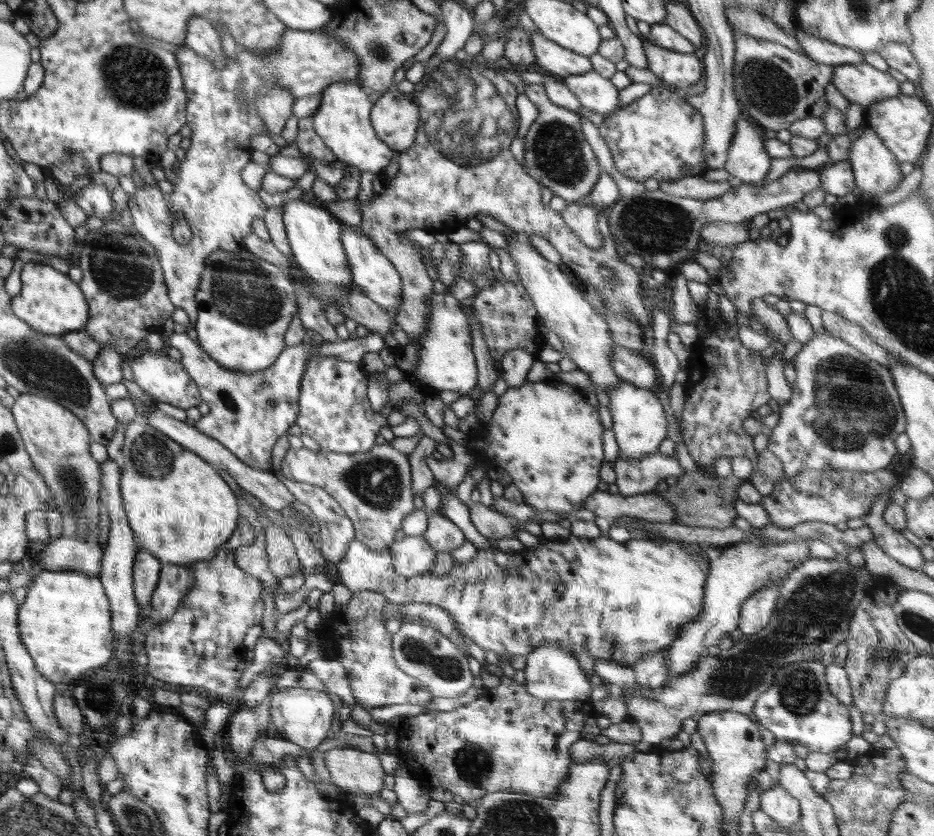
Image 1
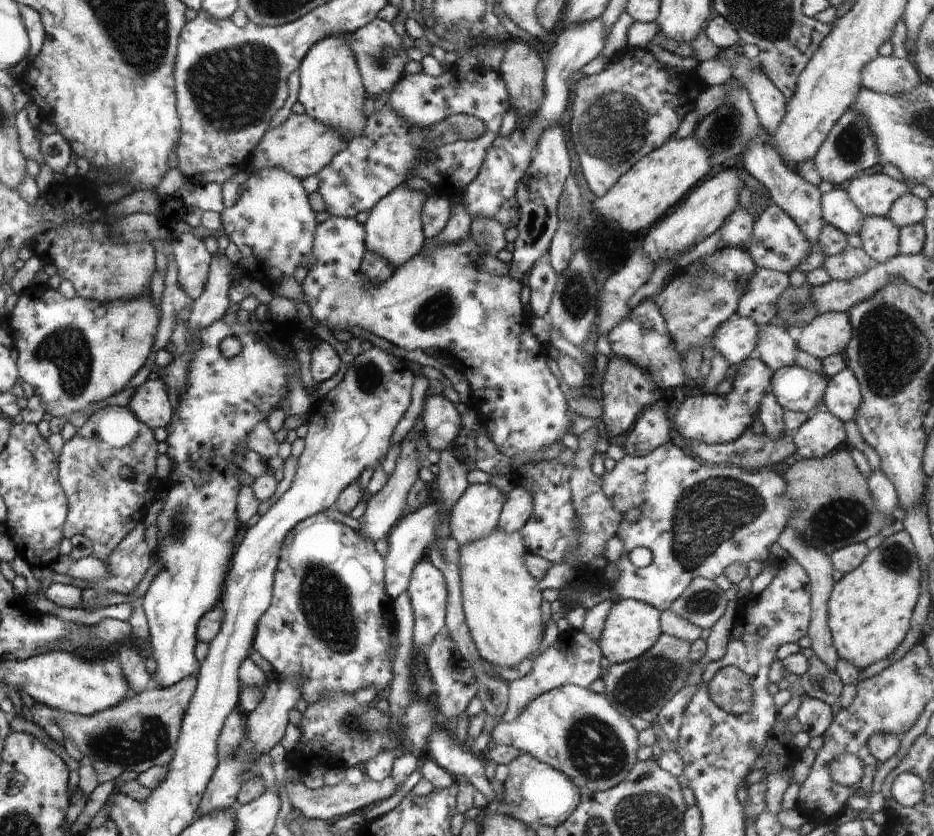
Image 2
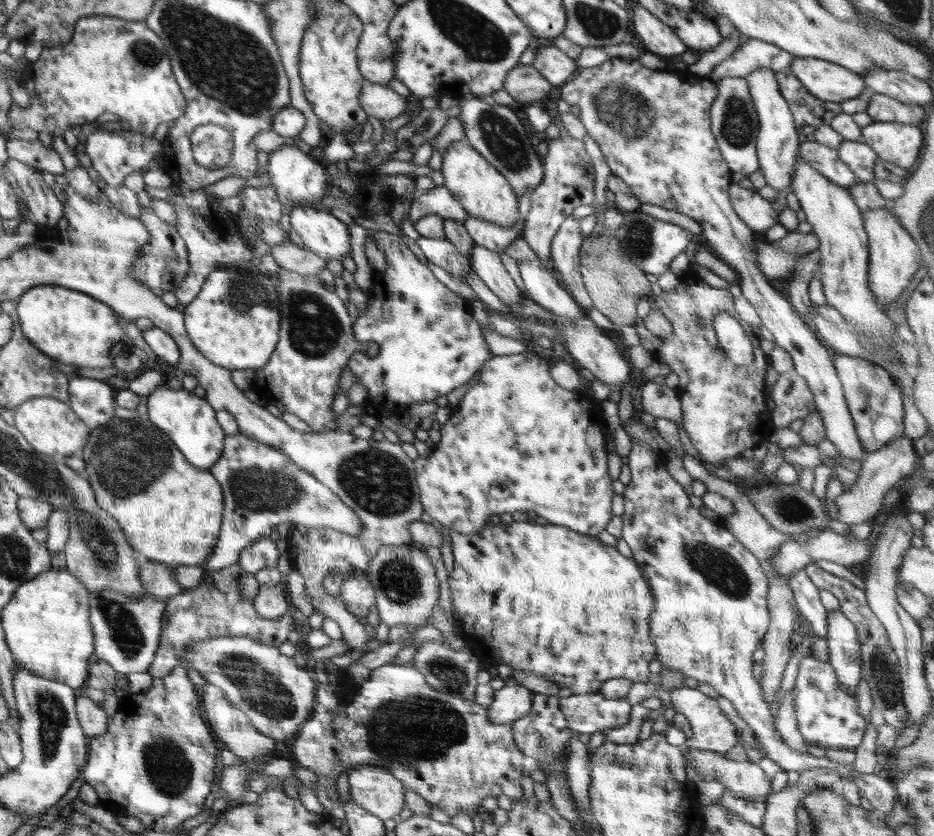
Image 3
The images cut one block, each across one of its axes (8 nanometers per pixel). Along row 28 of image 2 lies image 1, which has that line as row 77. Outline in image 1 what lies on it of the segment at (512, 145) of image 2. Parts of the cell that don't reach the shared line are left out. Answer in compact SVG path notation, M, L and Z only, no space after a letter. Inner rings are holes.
M594 69L586 74L576 74L561 80L576 96L581 107L586 107L600 115L616 112L619 108L619 91L610 79L604 78Z

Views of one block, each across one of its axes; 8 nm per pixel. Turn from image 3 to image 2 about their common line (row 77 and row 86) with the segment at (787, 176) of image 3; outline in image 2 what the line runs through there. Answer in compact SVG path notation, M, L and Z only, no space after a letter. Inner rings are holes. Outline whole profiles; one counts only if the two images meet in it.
M732 49L721 50L717 57L733 64L733 78L744 83L760 126L773 138L777 126L785 116L787 99L784 94L760 68L753 68L754 60L738 55Z

